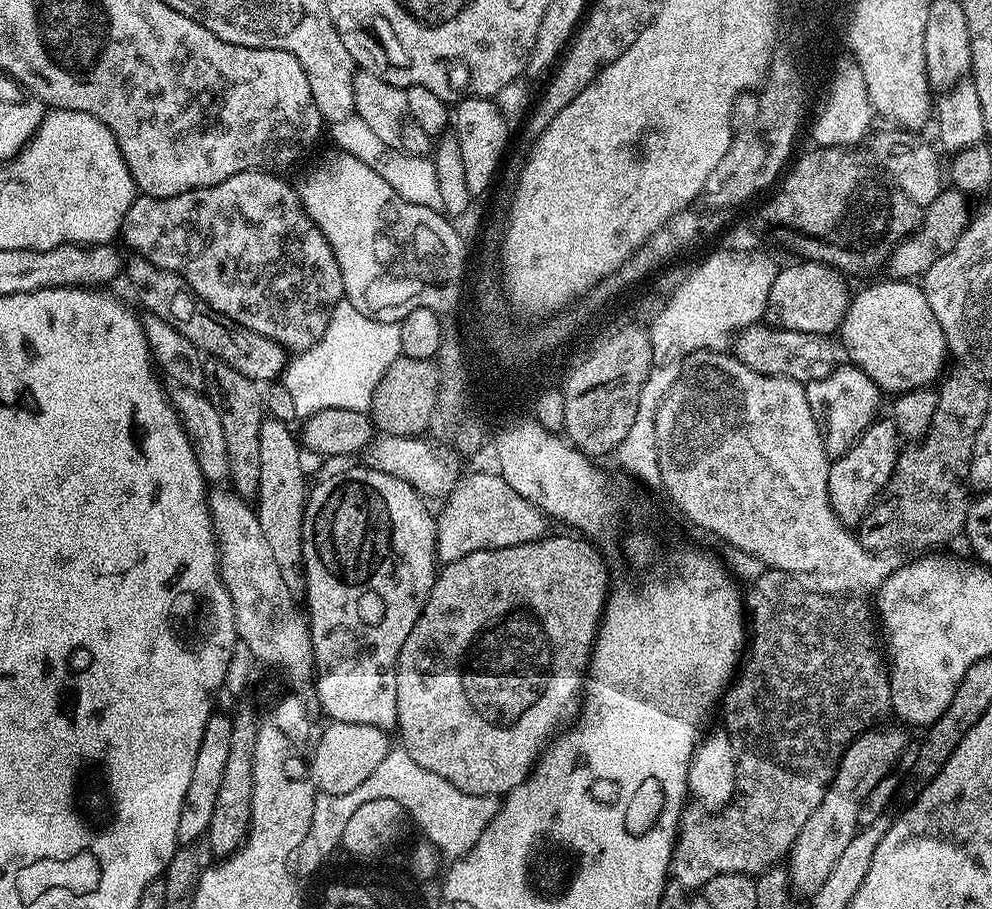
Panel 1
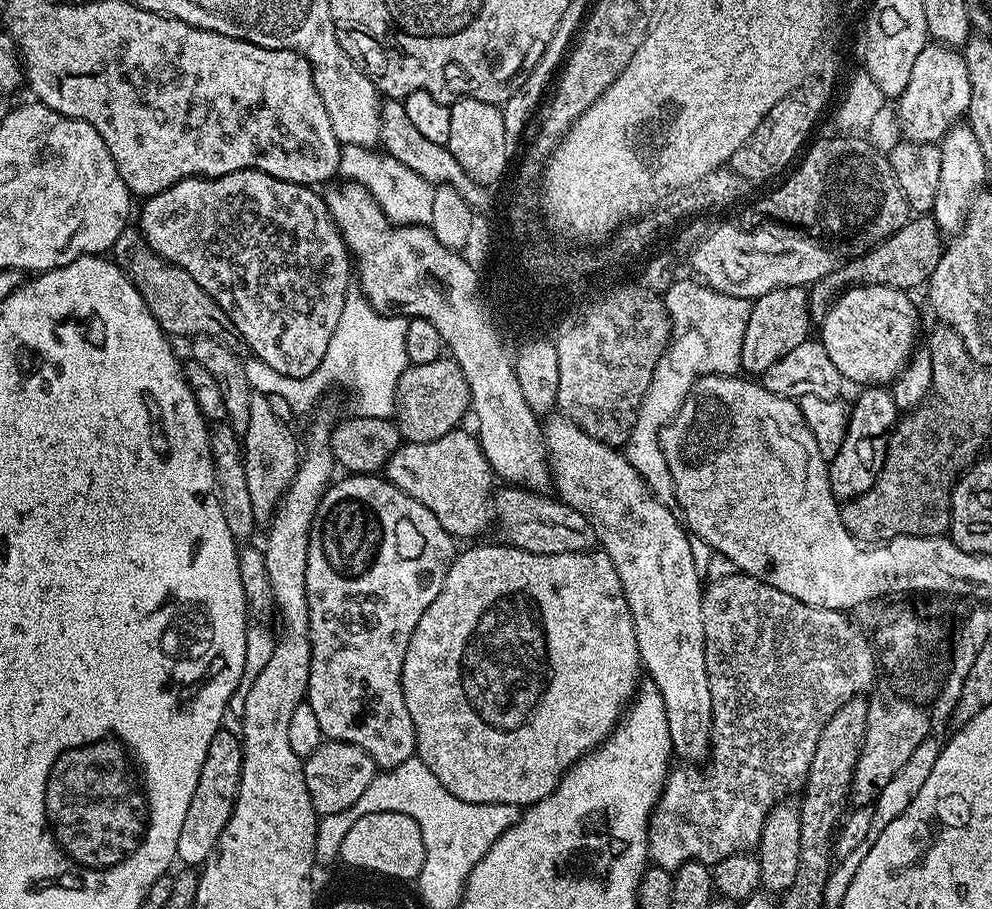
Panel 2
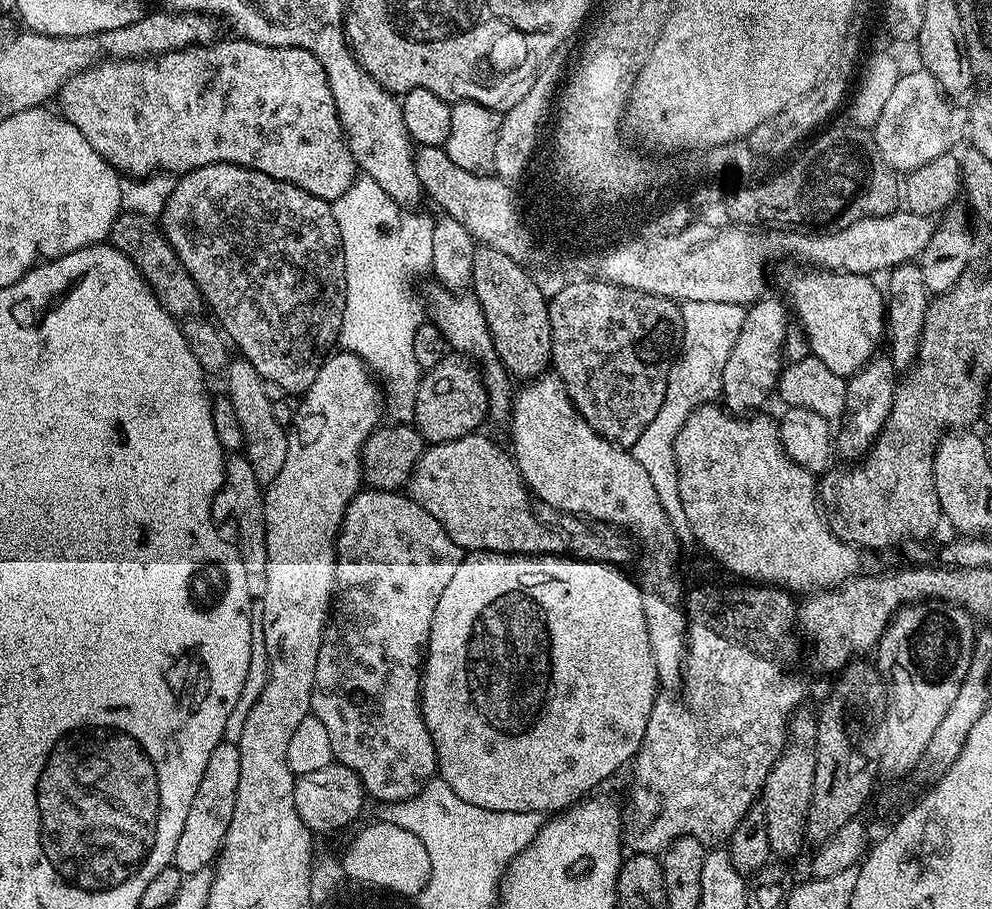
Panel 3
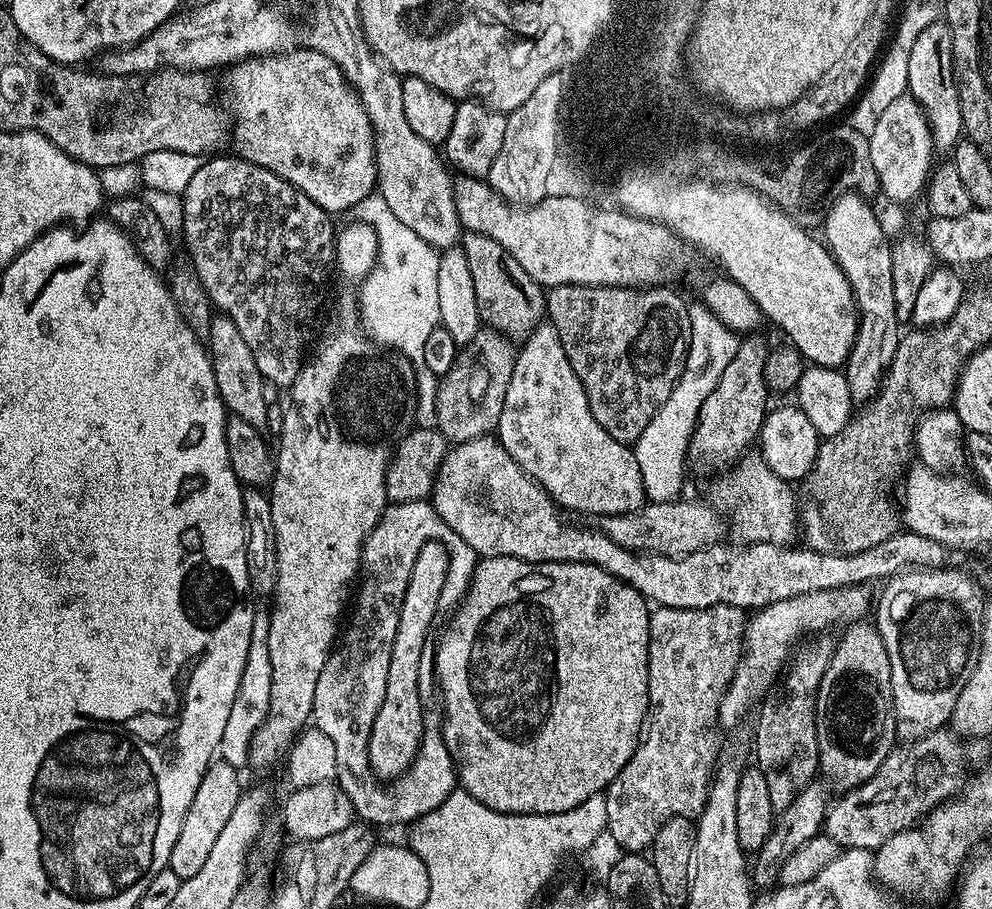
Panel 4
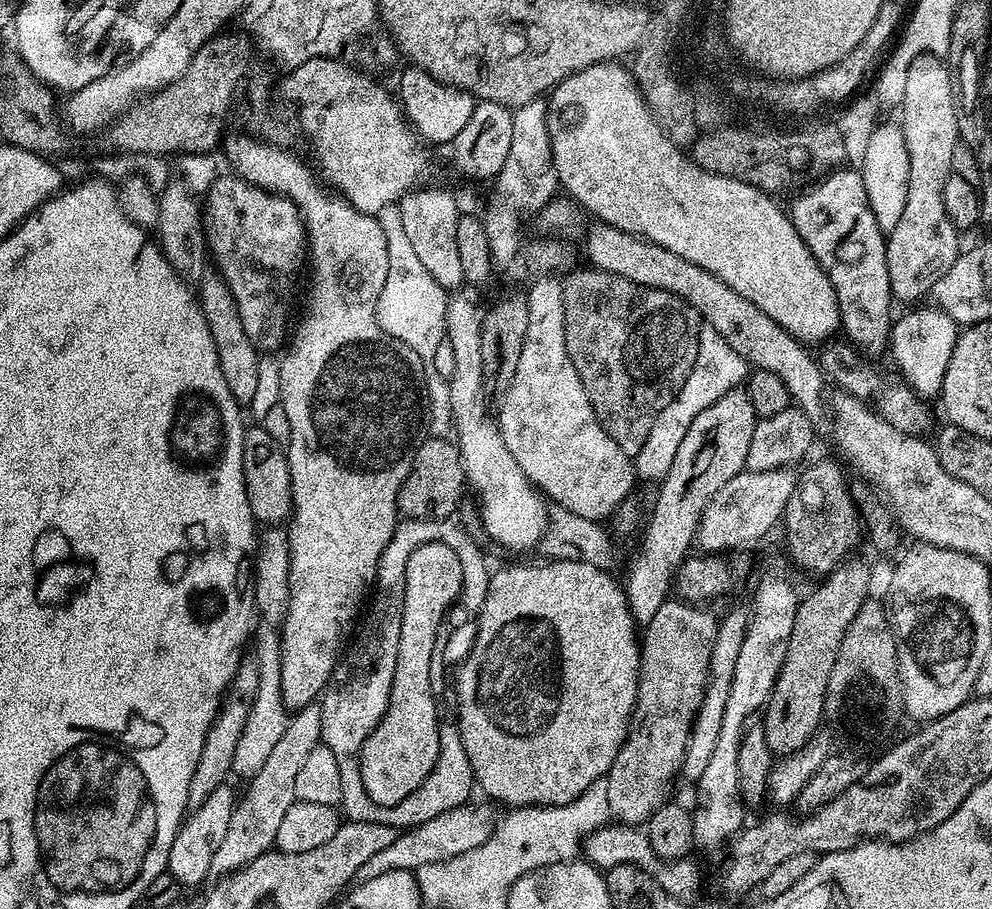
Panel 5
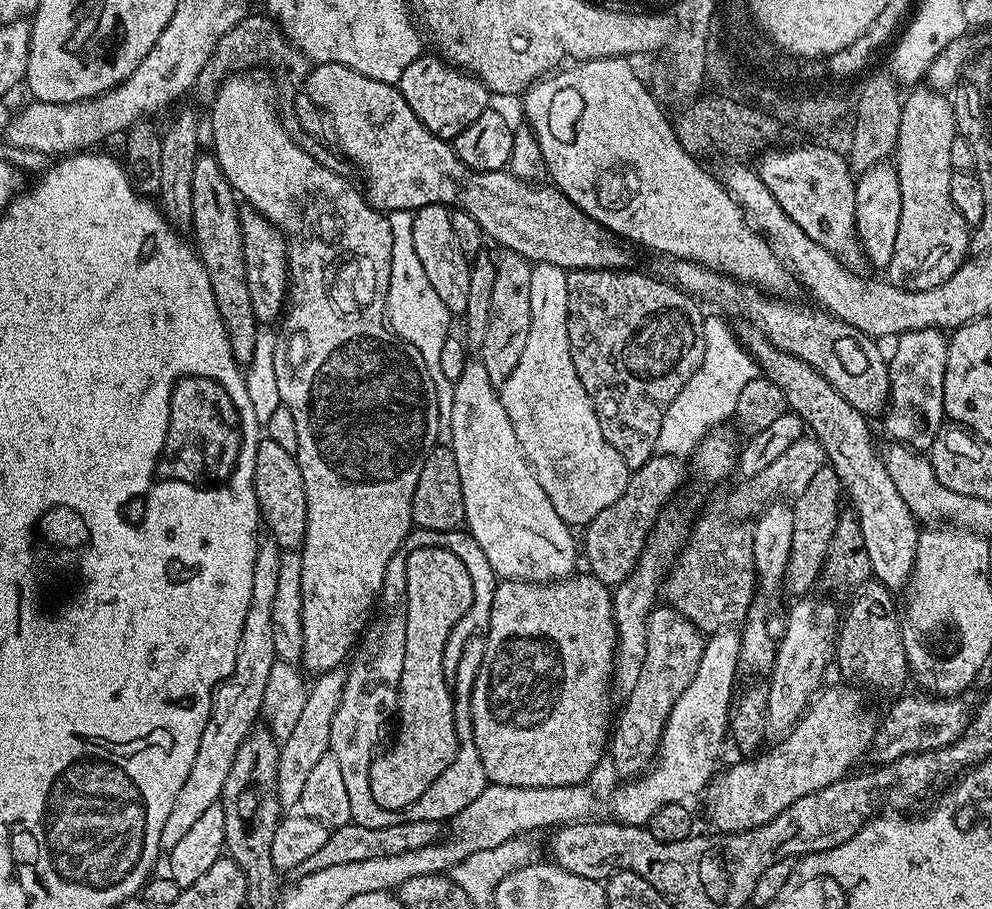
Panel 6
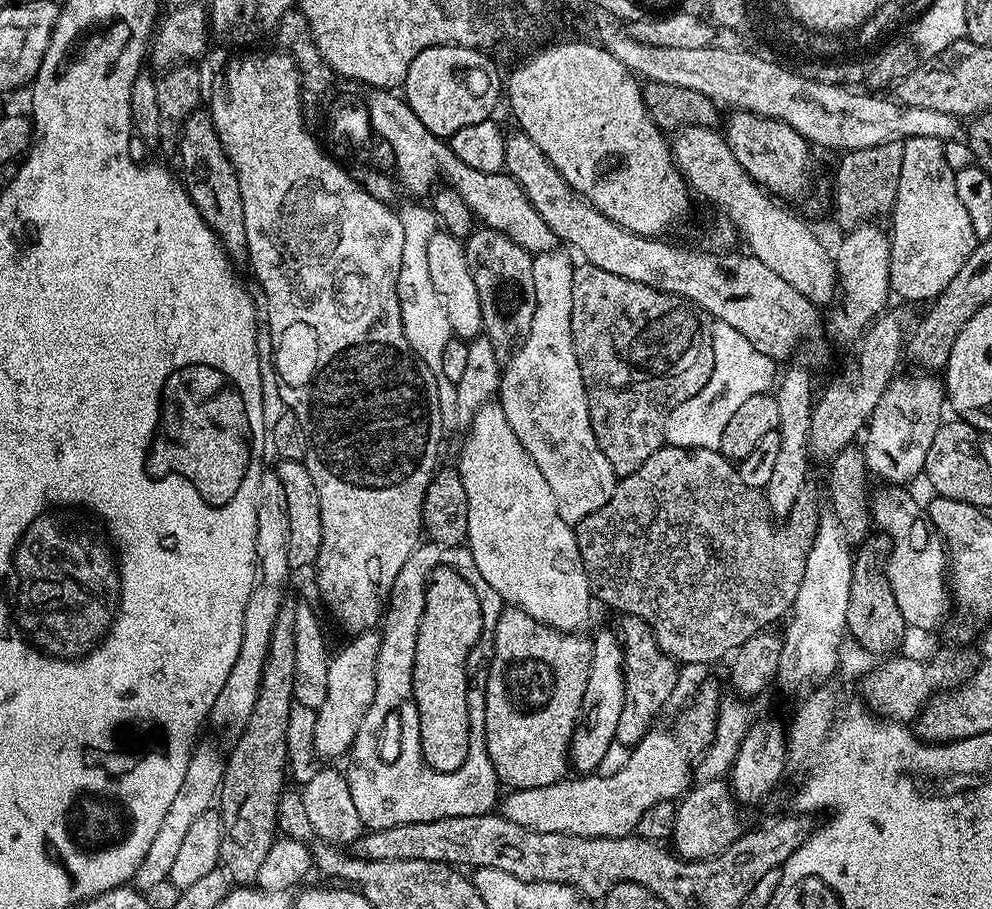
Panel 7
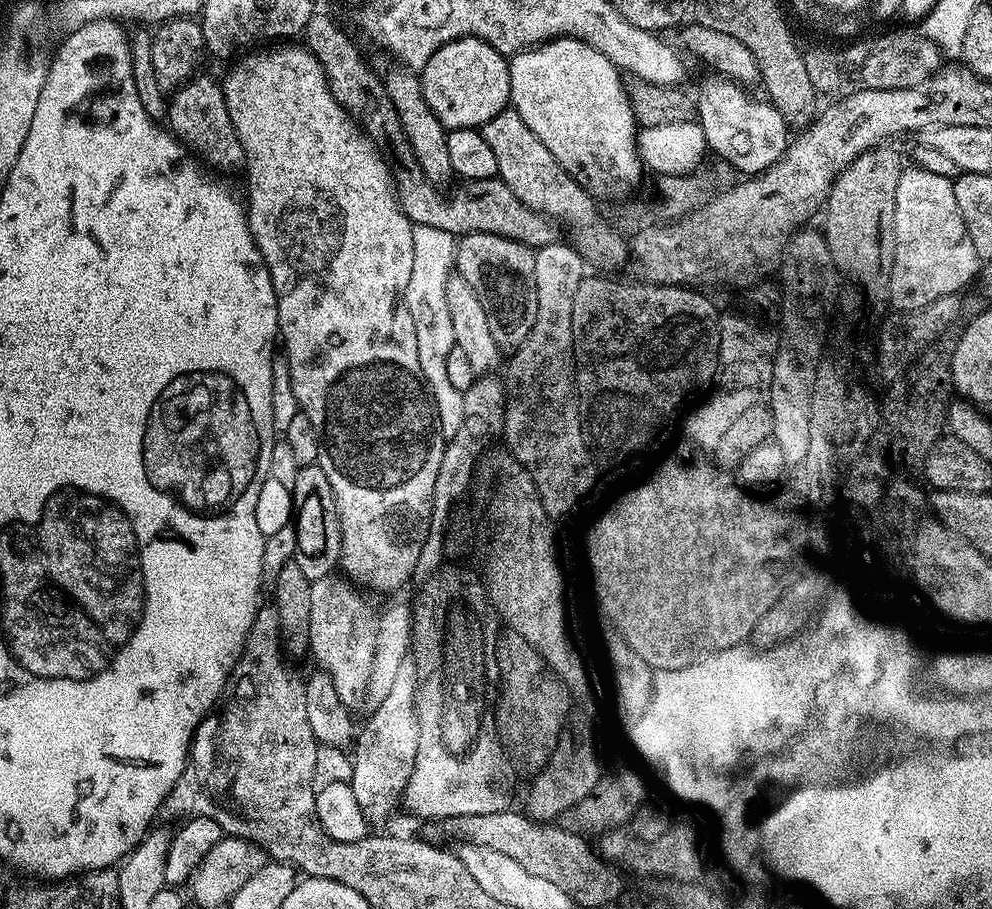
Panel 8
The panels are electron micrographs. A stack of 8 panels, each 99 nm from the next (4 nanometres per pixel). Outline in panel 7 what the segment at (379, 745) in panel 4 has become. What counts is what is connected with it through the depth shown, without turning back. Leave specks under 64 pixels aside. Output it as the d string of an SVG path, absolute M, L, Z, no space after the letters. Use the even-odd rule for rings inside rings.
M436 568L430 573L424 590L424 613L420 615L420 623L416 625L416 653L414 654L414 666L412 667L412 699L416 702L418 710L418 718L420 719L420 752L424 756L424 763L429 768L438 770L439 772L453 772L458 770L458 766L462 766L462 762L466 762L466 754L470 746L470 728L471 718L468 713L468 682L470 673L468 671L468 656L472 652L472 647L485 635L484 615L482 614L482 606L478 602L478 594L474 594L474 586L470 586L470 582L466 582L466 578L462 578L462 574L458 574L453 568Z

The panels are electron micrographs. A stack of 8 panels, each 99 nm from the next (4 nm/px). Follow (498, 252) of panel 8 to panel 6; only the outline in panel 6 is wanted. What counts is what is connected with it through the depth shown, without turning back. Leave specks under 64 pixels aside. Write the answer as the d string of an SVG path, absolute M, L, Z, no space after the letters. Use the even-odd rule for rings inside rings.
M505 251L504 257L496 264L493 275L493 300L489 312L489 325L486 326L484 345L478 351L479 359L484 361L486 374L490 374L490 382L502 385L510 374L514 374L514 366L518 366L518 358L522 358L522 350L526 346L526 338L530 338L530 274L532 264L523 260L517 252Z

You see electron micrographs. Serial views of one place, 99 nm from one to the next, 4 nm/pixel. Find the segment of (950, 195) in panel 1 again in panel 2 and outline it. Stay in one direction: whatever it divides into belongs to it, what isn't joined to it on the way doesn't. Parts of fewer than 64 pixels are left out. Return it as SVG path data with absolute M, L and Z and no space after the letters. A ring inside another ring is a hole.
M931 214L913 215L893 236L888 236L876 247L855 255L852 258L854 260L837 265L834 271L826 274L826 278L818 278L818 282L811 284L807 293L808 311L811 312L813 321L824 321L832 303L847 288L858 284L877 284L905 290L920 287L923 289L934 274L946 247L945 241L942 242L940 239L942 233Z

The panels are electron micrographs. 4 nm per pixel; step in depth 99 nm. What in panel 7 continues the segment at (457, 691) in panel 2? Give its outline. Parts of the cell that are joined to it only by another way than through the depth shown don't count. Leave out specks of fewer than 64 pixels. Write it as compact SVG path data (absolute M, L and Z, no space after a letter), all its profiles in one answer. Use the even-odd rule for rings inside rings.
M508 606L501 611L490 636L490 663L484 685L486 750L501 785L512 790L541 788L565 779L567 772L564 771L570 768L572 735L580 718L591 657L591 639L583 640L580 634L560 632L538 622L521 608Z

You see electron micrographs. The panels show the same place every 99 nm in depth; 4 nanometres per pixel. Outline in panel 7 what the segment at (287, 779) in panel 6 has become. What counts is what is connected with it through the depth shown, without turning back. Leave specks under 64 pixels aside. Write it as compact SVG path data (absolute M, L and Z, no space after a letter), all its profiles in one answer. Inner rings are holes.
M369 630L357 632L351 637L353 640L333 655L328 661L328 673L326 674L326 698L320 708L315 709L316 721L314 722L313 745L314 752L320 756L336 756L339 752L347 753L352 747L352 739L356 737L358 726L374 698L374 686L376 685L376 659L380 649L380 632Z

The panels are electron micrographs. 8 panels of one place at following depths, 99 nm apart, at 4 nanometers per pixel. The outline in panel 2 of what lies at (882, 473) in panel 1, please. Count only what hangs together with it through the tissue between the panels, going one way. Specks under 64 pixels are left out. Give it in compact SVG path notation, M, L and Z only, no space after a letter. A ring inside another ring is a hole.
M868 386L861 392L864 393L850 404L848 429L842 450L838 450L838 454L828 461L830 490L840 502L858 498L875 486L878 474L886 462L888 438L898 419L898 409L894 406L894 398L887 387Z

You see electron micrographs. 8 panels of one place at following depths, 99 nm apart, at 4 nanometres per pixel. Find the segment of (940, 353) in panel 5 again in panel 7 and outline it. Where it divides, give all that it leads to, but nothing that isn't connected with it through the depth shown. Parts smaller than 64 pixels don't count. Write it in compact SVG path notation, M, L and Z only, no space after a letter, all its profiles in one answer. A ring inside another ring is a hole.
M932 374L916 375L920 376L893 375L889 379L862 436L869 473L888 486L911 485L911 480L923 473L930 442L934 442L934 434L938 434L945 419L946 393L943 383Z

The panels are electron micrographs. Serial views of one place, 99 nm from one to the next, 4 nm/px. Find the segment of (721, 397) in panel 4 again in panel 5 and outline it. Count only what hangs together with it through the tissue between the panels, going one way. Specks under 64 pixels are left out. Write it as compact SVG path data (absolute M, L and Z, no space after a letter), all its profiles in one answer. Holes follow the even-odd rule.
M743 387L731 388L718 402L706 406L694 422L690 422L690 430L686 430L686 438L682 438L682 443L678 445L678 454L674 454L674 462L670 465L670 470L664 475L664 479L659 481L660 493L656 496L656 505L652 508L652 517L647 517L644 532L644 545L637 554L632 569L628 572L628 584L623 585L626 595L628 595L628 605L632 611L632 617L637 625L643 626L654 618L654 610L662 606L664 601L669 599L670 587L673 585L676 569L684 563L693 547L696 538L696 527L700 521L700 516L706 510L706 506L734 478L739 472L745 471L746 454L750 454L750 438L754 438L754 426L758 417L754 406L750 402L747 391Z

